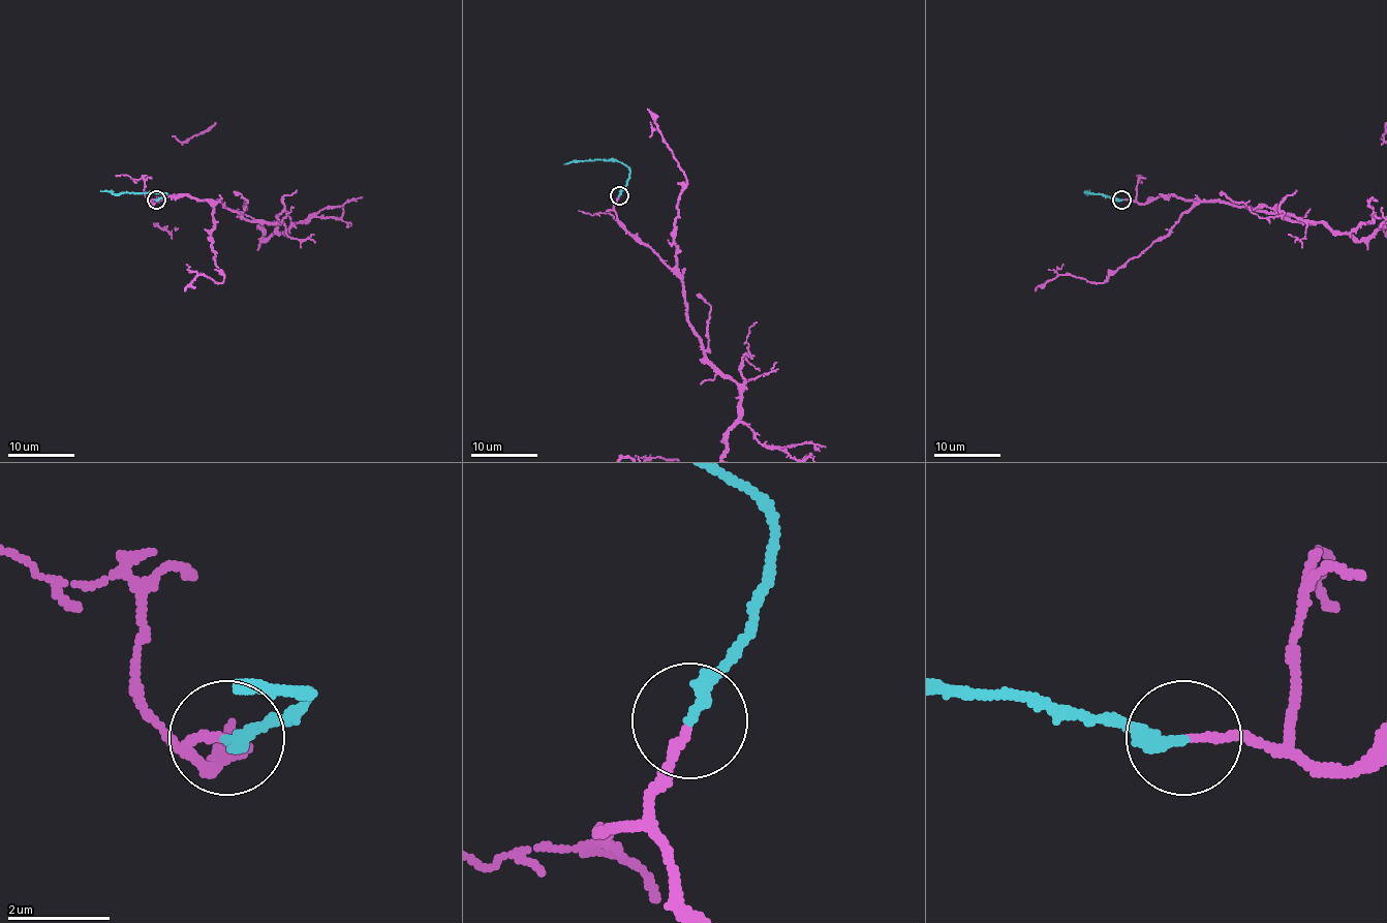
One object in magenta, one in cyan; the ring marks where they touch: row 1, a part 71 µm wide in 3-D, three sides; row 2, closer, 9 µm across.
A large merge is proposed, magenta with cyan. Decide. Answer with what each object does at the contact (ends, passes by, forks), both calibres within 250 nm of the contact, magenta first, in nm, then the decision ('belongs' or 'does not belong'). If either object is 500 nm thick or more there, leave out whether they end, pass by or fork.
magenta ends | cyan ends | 150/240 nm | belongs

